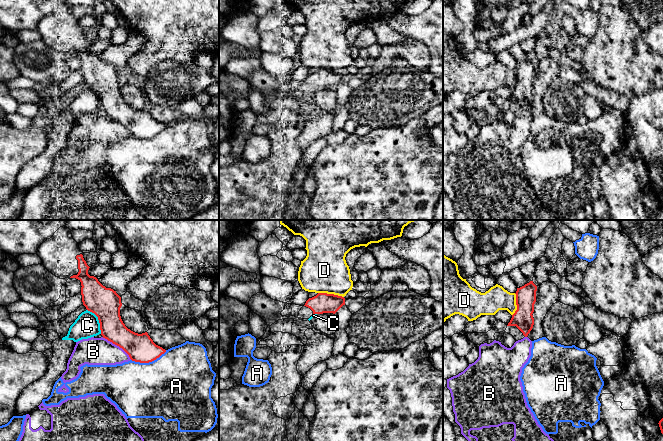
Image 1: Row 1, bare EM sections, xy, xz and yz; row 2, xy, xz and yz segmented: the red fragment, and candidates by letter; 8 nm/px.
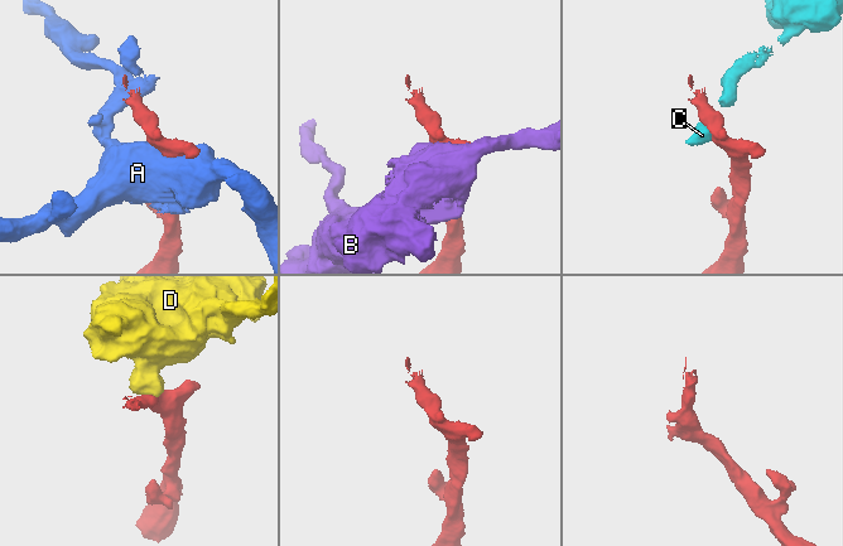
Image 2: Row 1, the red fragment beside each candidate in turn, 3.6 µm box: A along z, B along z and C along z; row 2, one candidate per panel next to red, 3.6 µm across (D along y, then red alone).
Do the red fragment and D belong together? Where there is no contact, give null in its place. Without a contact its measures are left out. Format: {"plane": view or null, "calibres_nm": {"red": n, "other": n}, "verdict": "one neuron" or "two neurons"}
{"plane": "xz", "calibres_nm": {"red": 160, "other": 360}, "verdict": "two neurons"}

